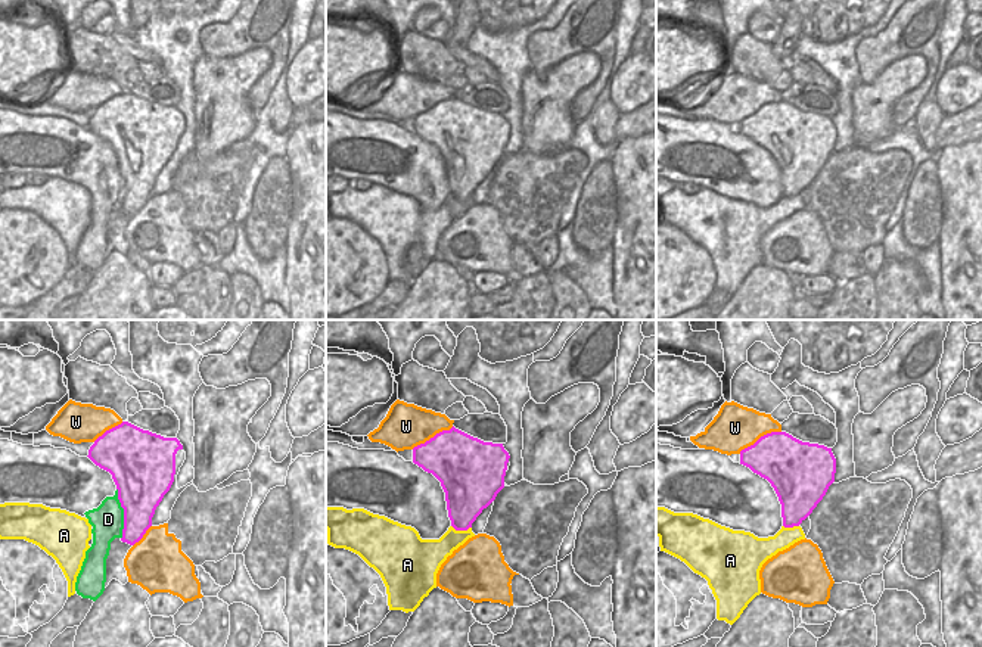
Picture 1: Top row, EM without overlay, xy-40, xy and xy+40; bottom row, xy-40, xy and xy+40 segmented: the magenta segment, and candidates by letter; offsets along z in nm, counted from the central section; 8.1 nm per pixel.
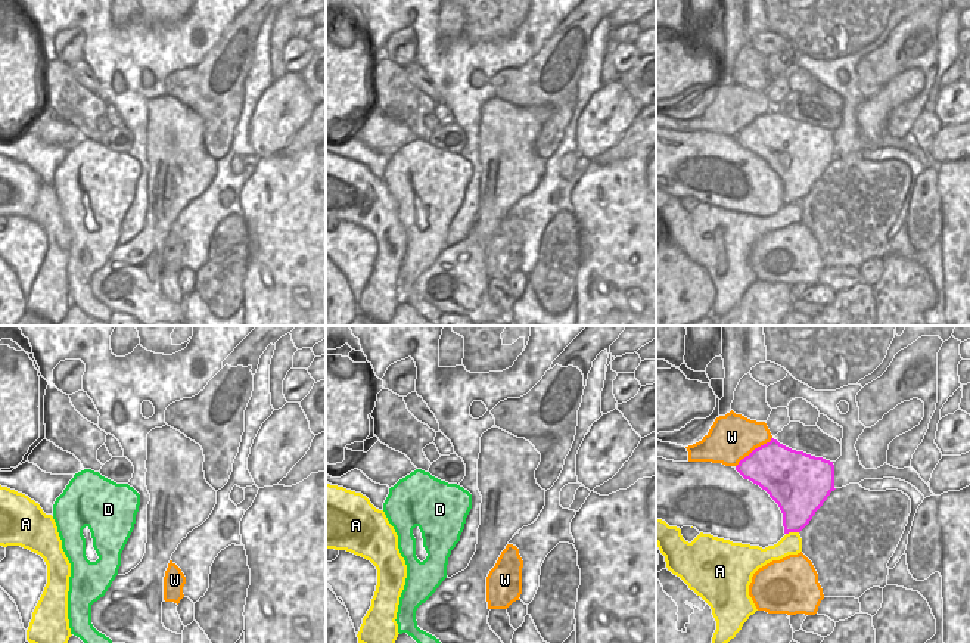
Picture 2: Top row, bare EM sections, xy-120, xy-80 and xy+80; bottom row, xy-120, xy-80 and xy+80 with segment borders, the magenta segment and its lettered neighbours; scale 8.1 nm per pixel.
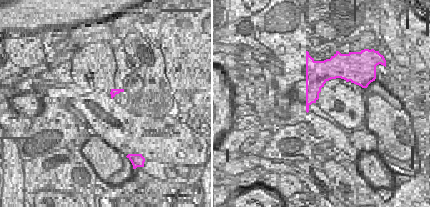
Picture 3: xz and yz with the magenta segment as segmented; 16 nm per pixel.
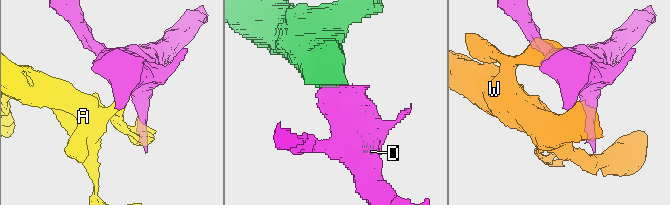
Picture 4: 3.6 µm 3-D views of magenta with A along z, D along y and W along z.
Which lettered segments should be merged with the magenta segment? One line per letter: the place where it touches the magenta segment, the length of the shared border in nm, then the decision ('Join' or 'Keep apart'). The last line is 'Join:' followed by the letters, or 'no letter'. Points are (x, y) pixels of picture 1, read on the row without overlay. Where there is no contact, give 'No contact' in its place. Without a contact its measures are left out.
A: Touches magenta at xy (462, 199). Shared border 170 nm. Keep apart
D: Touches magenta at xy-40 (124, 183). Shared border 420 nm. Join
W: Touches magenta at xy+40 (761, 106). Shared border 400 nm. Keep apart
Join: D.

